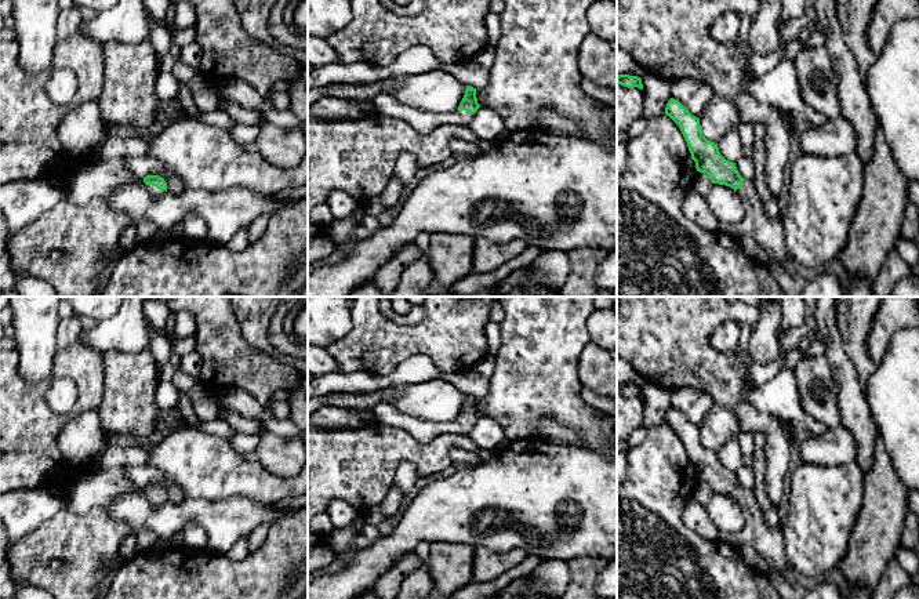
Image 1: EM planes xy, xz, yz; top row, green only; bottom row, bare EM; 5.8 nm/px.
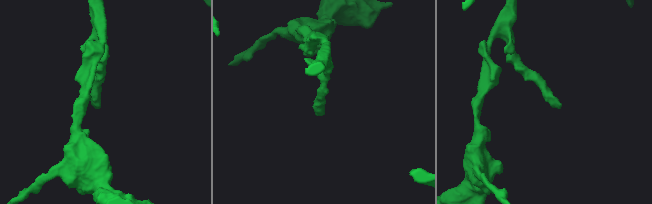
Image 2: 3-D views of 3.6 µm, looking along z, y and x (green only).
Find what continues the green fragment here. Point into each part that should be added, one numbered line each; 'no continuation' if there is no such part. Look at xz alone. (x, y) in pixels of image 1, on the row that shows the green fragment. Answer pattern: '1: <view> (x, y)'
1: xz (461, 118)

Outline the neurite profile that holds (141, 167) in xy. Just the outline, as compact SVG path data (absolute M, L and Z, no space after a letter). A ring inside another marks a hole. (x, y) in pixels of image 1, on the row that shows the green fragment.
M121 157L124 166L134 177L144 179L146 175L159 175L167 182L167 192L181 195L186 190L181 178L175 177L161 161L150 157Z

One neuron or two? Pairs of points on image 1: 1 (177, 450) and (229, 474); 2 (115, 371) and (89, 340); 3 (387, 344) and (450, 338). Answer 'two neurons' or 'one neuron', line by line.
1: one neuron
2: two neurons
3: one neuron

